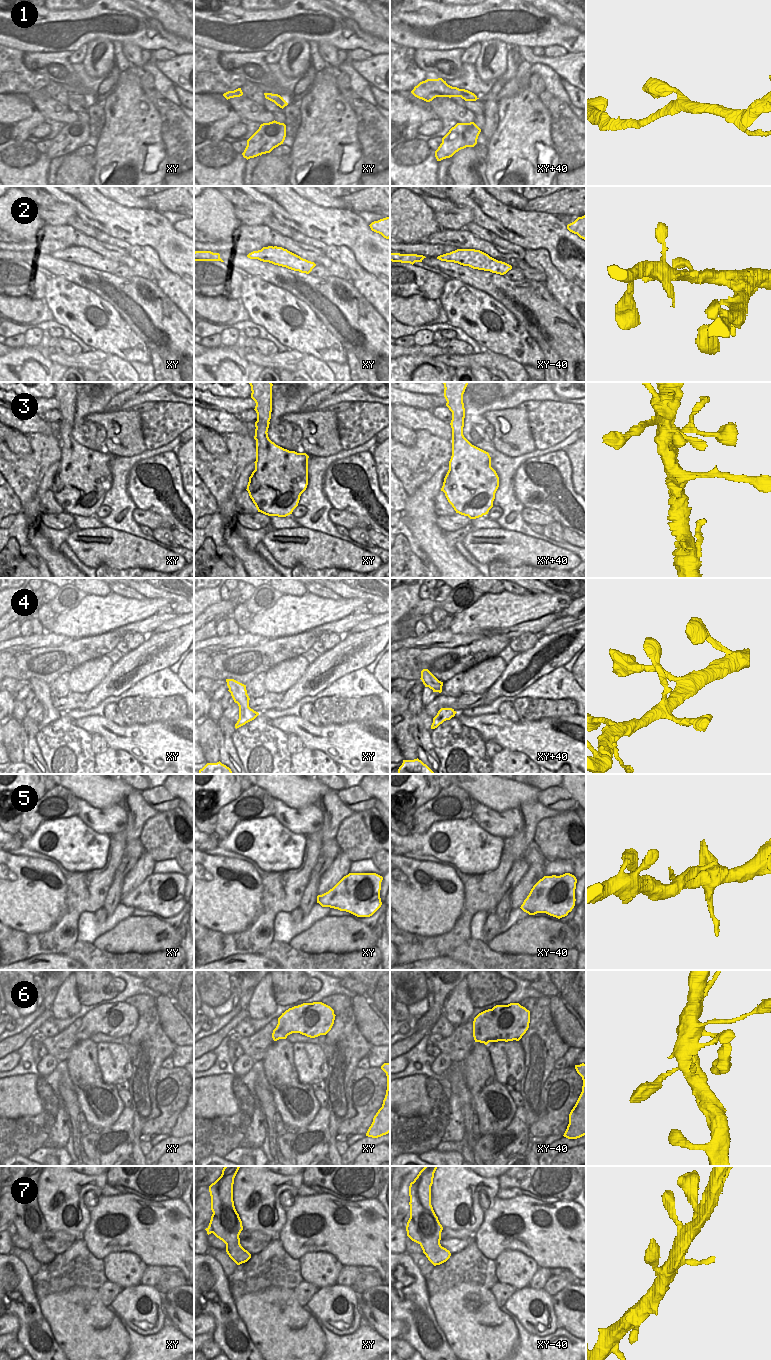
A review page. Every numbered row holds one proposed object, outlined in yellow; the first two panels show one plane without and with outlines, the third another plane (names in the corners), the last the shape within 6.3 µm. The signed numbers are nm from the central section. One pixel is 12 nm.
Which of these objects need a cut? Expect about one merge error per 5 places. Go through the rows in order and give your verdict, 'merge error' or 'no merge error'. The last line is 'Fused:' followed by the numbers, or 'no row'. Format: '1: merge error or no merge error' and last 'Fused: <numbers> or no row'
1: no merge error
2: no merge error
3: no merge error
4: no merge error
5: no merge error
6: no merge error
7: no merge error
Fused: no row

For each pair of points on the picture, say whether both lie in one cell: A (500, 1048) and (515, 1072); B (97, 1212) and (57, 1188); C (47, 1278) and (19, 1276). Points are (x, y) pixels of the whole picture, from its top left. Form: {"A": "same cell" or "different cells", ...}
{"A": "same cell", "B": "different cells", "C": "different cells"}

